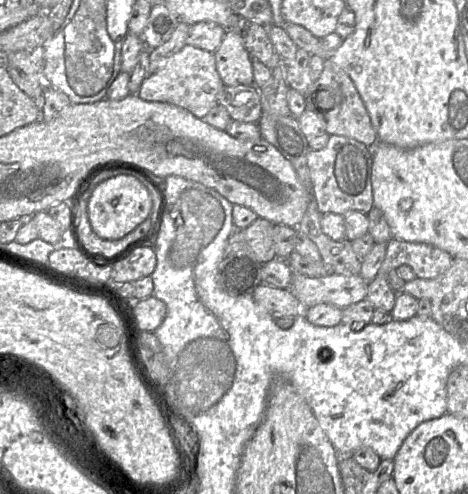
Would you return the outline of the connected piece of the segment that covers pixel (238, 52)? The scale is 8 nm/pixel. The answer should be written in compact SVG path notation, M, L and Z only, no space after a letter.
M226 30L221 44L214 52L216 68L224 85L253 85L252 57L241 37L233 30Z

